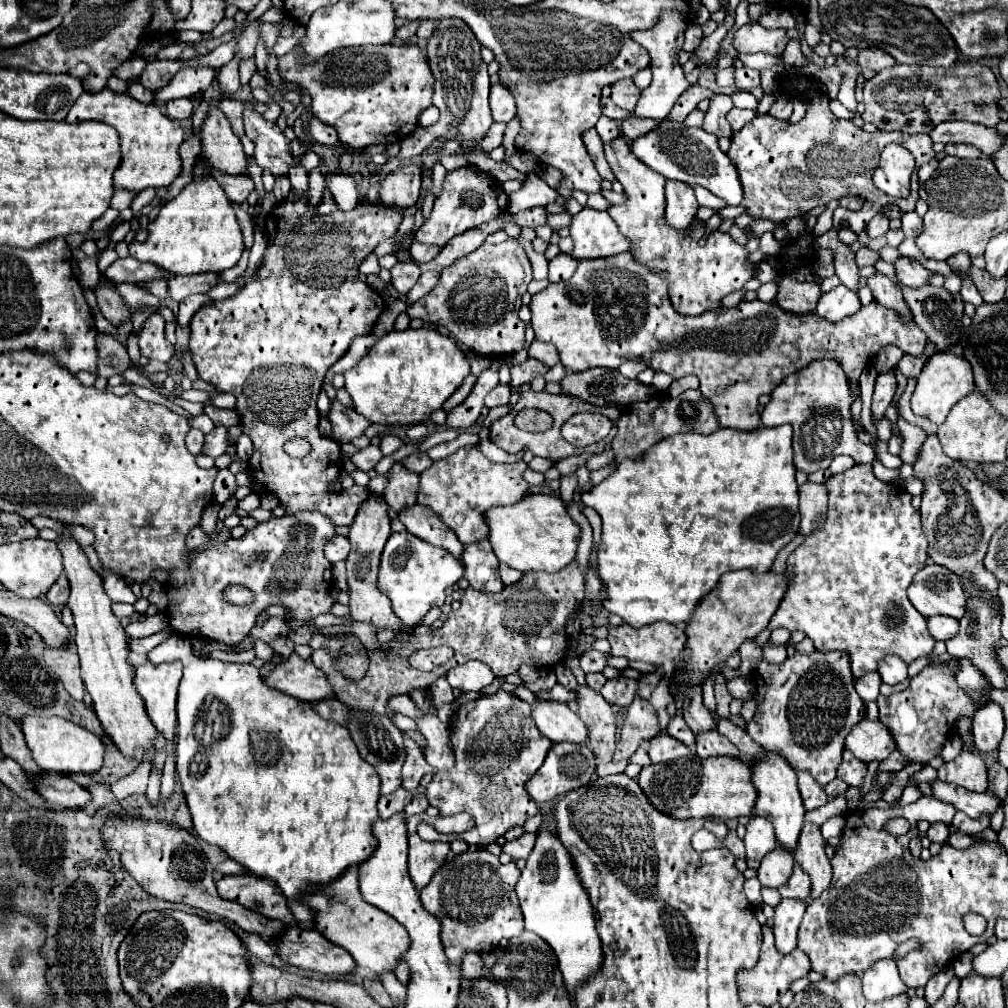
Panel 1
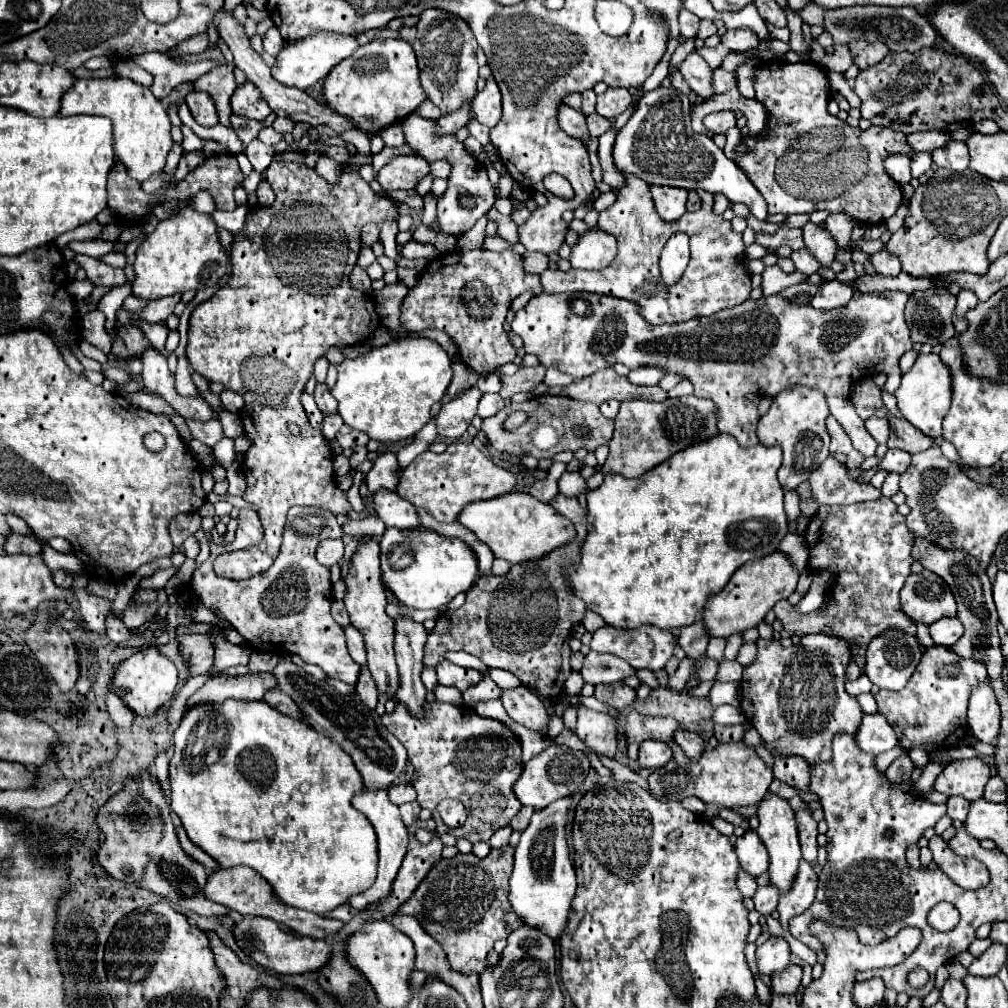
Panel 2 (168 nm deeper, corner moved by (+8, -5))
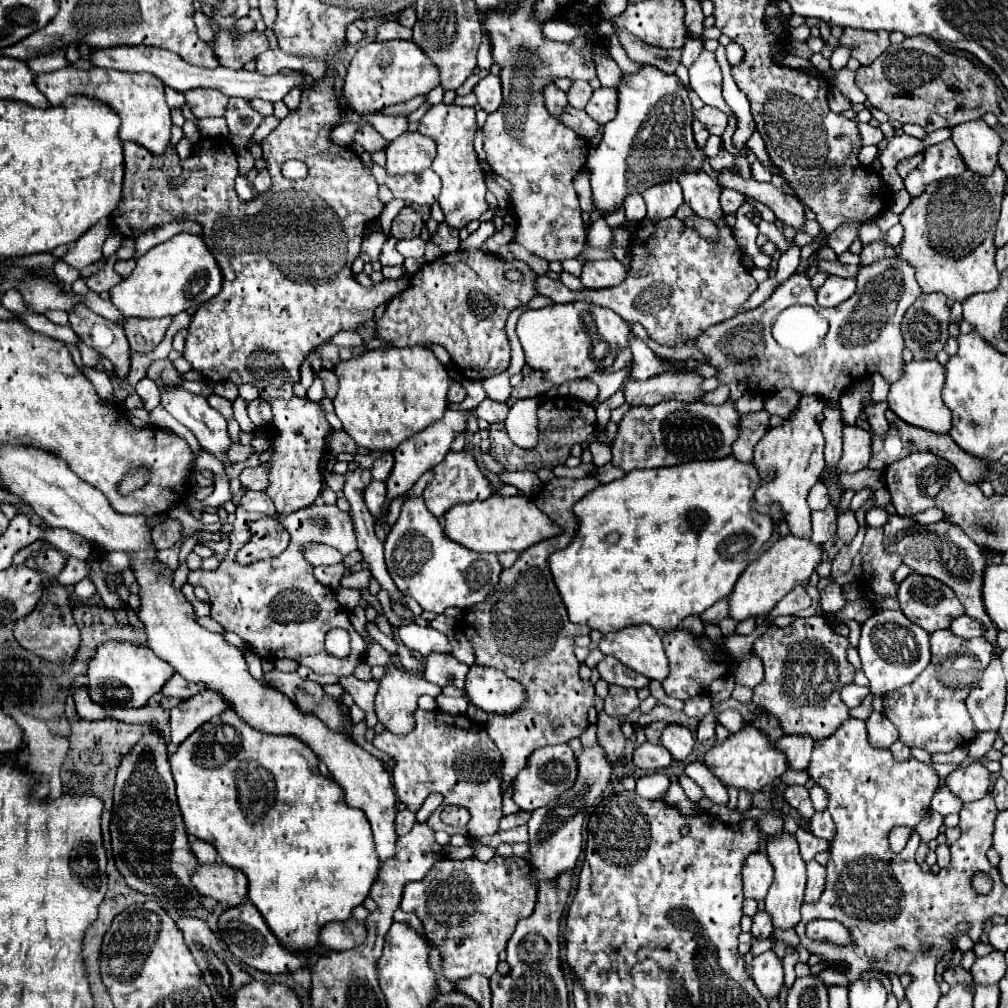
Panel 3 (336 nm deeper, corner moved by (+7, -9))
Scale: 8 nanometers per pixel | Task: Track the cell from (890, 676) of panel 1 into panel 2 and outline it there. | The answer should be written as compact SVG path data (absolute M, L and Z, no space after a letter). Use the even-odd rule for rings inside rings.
M885 630L879 638L873 638L867 646L867 660L865 660L865 674L877 688L887 690L901 690L913 676L919 660L921 660L921 646L913 634L905 634L903 630Z

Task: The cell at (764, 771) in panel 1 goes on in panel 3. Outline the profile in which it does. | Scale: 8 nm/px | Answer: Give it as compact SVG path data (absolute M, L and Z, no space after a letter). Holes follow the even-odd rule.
M782 830L776 836L770 836L766 842L766 854L770 864L774 866L774 882L766 896L766 912L772 916L774 926L794 928L800 922L800 906L802 906L802 896L806 886L806 864L800 856L796 836L788 834L786 830Z

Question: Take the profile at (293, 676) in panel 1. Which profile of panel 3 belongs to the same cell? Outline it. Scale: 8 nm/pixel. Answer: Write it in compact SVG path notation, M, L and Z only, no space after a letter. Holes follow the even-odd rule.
M204 690L204 692L198 692L196 696L192 696L188 700L182 700L170 712L172 742L178 746L200 724L208 722L212 716L218 716L228 708L230 708L230 702L222 694L218 694L214 690Z

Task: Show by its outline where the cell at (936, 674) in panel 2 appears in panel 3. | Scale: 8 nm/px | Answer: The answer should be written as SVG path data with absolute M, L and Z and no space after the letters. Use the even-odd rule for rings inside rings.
M938 630L930 636L932 660L930 666L902 690L884 696L884 712L898 728L900 740L910 748L922 748L930 754L952 752L956 746L968 744L974 736L974 724L966 710L968 692L980 682L986 666L992 660L992 648L984 638L960 640L948 630Z

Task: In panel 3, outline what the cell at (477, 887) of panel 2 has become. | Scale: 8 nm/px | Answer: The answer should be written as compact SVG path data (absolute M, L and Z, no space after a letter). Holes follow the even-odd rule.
M494 856L488 862L480 862L476 858L466 858L466 860L442 858L432 866L432 870L426 874L424 880L410 882L406 886L400 908L404 912L414 912L420 918L426 938L438 948L442 956L444 978L456 982L470 974L484 974L490 978L496 972L498 954L506 948L518 920L528 918L536 906L536 886L530 886L530 882L526 882L522 870L526 870L526 858L516 858L516 856L510 858Z

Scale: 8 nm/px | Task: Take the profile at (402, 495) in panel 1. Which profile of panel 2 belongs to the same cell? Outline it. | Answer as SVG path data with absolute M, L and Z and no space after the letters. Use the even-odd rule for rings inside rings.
M383 452L379 458L373 462L373 468L365 476L369 492L377 492L381 488L395 490L399 484L399 464L393 452Z

